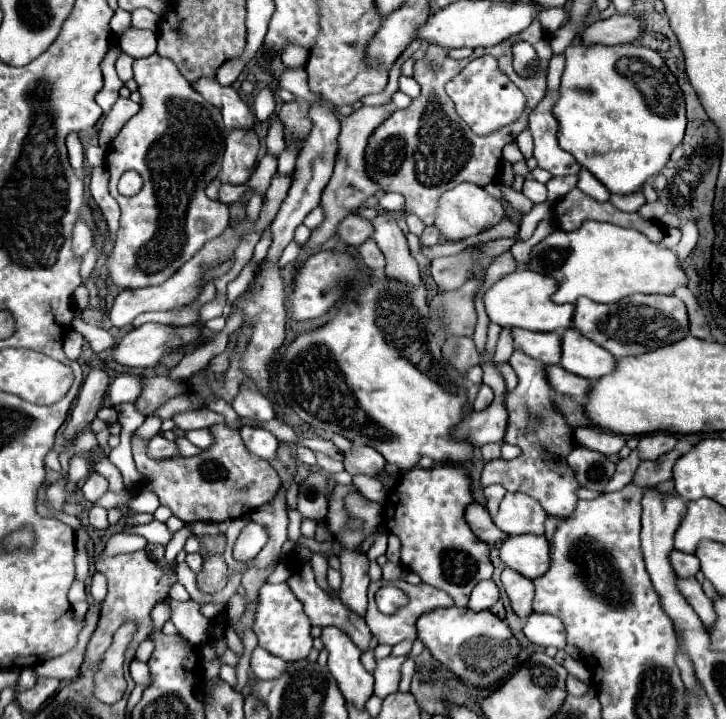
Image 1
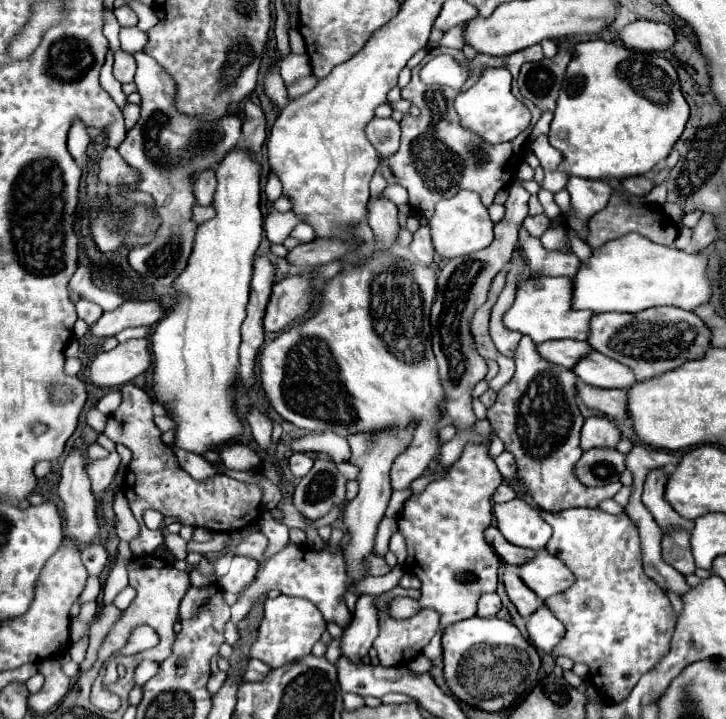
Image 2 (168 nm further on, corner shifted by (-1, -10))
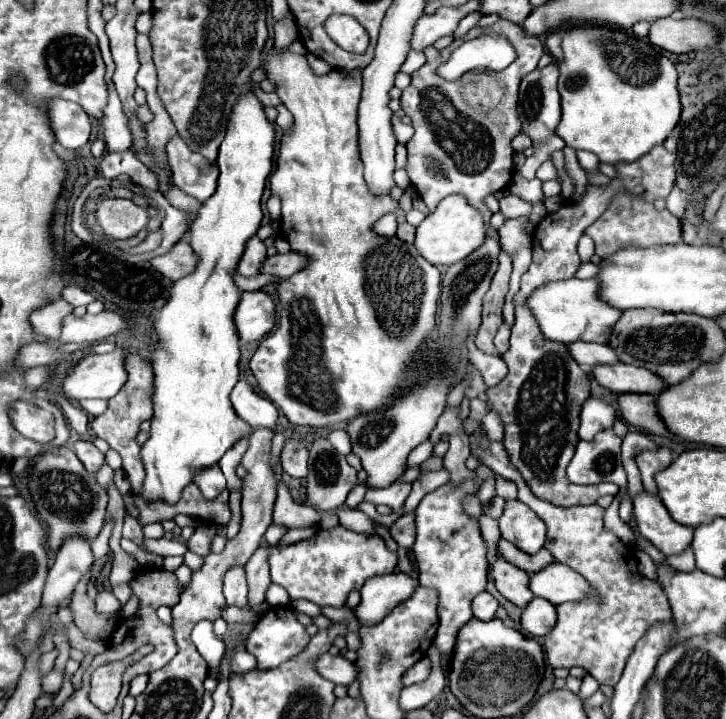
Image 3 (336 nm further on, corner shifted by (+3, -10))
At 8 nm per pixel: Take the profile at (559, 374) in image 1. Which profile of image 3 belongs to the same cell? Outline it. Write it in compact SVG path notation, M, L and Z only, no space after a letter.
M633 392L619 394L617 396L619 418L645 434L671 436L655 412L653 400L655 398L651 394L633 394Z

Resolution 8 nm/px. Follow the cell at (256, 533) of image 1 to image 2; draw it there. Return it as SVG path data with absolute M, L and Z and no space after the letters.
M235 556L231 560L231 568L229 572L219 578L219 584L225 592L233 592L233 594L239 594L243 592L253 580L255 580L255 574L257 574L257 568L259 564L253 560L253 558L247 558L247 556Z

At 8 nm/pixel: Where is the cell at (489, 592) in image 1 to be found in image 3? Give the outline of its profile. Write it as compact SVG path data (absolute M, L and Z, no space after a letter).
M481 592L479 596L475 596L473 600L473 616L479 620L491 620L495 616L497 610L497 600L495 596L491 596L489 592Z

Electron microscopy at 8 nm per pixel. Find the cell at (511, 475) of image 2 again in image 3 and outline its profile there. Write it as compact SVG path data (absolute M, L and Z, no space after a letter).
M489 442L489 450L479 454L479 458L497 476L513 480L519 488L519 500L527 504L547 524L545 548L553 554L553 558L571 566L573 570L579 570L579 574L589 580L591 588L597 590L597 596L577 600L577 604L557 606L557 626L543 638L549 664L553 668L581 666L599 684L615 686L637 640L641 640L641 636L645 636L645 632L653 624L673 620L663 588L655 580L649 580L637 572L635 548L621 542L617 534L605 528L605 510L601 506L589 504L559 508L535 498L533 492L527 488L521 472L513 468L513 462L509 460L509 454L505 452L501 442Z

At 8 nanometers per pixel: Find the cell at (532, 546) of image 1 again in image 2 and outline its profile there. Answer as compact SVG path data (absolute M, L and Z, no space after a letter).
M539 550L537 558L519 566L519 576L541 600L565 592L575 582L573 572L545 550Z

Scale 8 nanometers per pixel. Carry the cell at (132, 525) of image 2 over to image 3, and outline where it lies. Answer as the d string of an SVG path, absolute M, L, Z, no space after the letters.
M159 538L159 540L143 540L141 548L149 554L157 554L161 558L165 556L183 556L187 552L187 546L183 542L175 542L169 538Z

